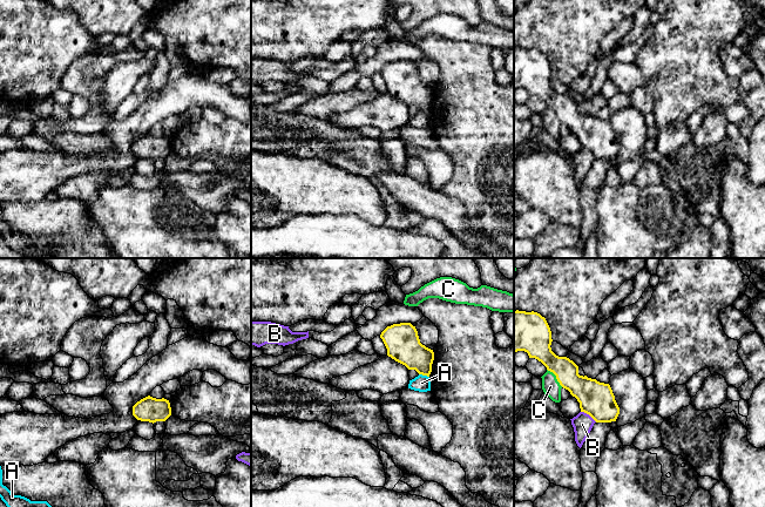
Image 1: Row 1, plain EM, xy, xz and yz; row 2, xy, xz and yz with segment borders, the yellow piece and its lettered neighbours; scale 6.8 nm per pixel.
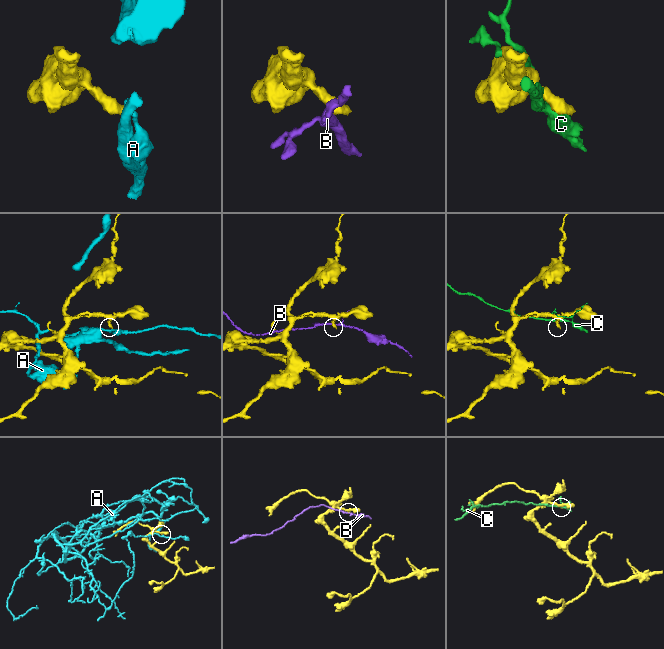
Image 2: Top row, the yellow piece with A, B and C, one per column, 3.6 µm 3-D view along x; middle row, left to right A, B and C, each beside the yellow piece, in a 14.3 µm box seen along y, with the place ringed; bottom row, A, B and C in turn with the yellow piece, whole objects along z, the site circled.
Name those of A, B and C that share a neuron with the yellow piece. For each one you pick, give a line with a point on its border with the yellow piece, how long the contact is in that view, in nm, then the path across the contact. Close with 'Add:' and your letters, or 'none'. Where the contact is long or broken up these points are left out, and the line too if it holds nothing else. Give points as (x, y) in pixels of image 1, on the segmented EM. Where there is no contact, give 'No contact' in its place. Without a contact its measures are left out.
Add: none

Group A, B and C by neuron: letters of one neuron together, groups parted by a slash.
A / B / C

